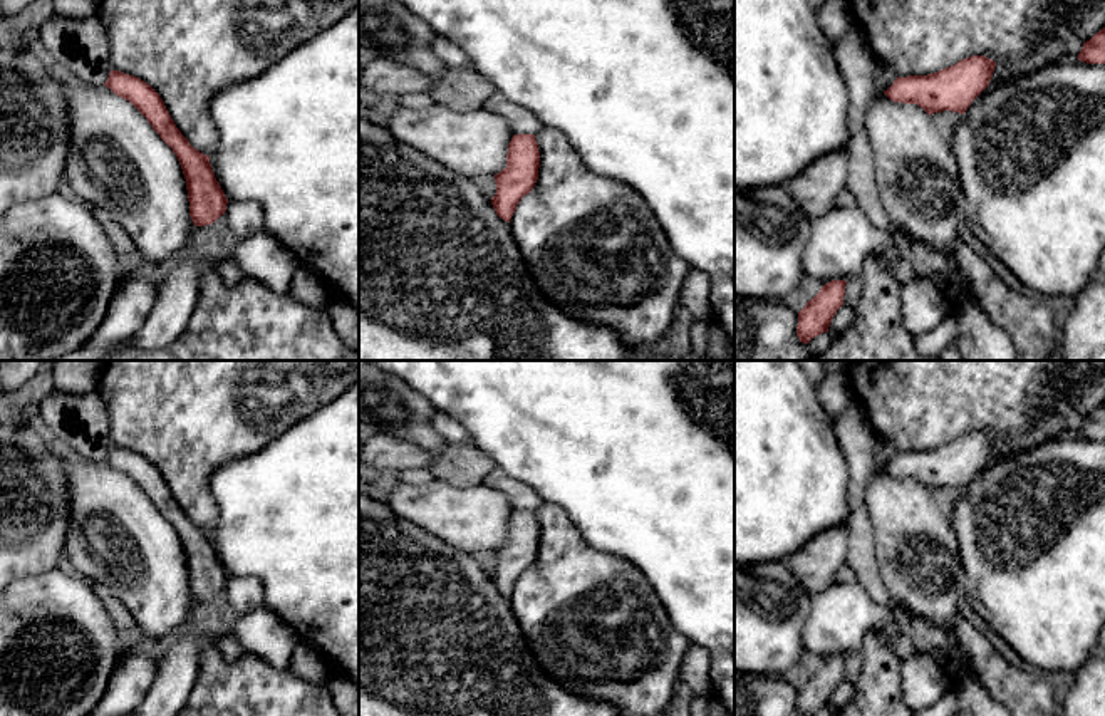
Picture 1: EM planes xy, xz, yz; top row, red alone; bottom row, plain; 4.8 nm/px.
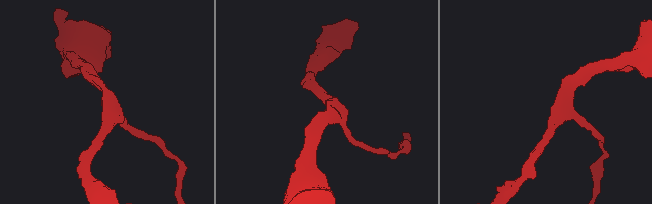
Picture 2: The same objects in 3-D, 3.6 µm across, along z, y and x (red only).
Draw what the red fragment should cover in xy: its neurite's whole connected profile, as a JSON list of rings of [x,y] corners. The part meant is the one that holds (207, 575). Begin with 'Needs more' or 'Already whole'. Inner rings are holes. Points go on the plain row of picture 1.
Already whole. [[[111,446],[104,461],[129,476],[176,530],[186,555],[195,602],[211,600],[225,590],[228,575],[215,553],[210,532],[195,525],[181,510],[159,470],[139,453],[121,446]]]

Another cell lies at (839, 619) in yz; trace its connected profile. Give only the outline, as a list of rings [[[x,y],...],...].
[[[835,582],[812,595],[803,625],[803,647],[822,661],[864,649],[865,636],[874,630],[887,637],[887,646],[905,629],[895,605],[877,605],[857,582]]]

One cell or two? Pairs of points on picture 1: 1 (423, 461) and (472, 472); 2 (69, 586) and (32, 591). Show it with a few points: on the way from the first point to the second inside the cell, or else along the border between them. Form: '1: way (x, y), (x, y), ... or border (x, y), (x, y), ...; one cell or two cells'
1: border (398, 440), (423, 448), (431, 456), (430, 466); two cells
2: way (61, 591), (41, 591); one cell

